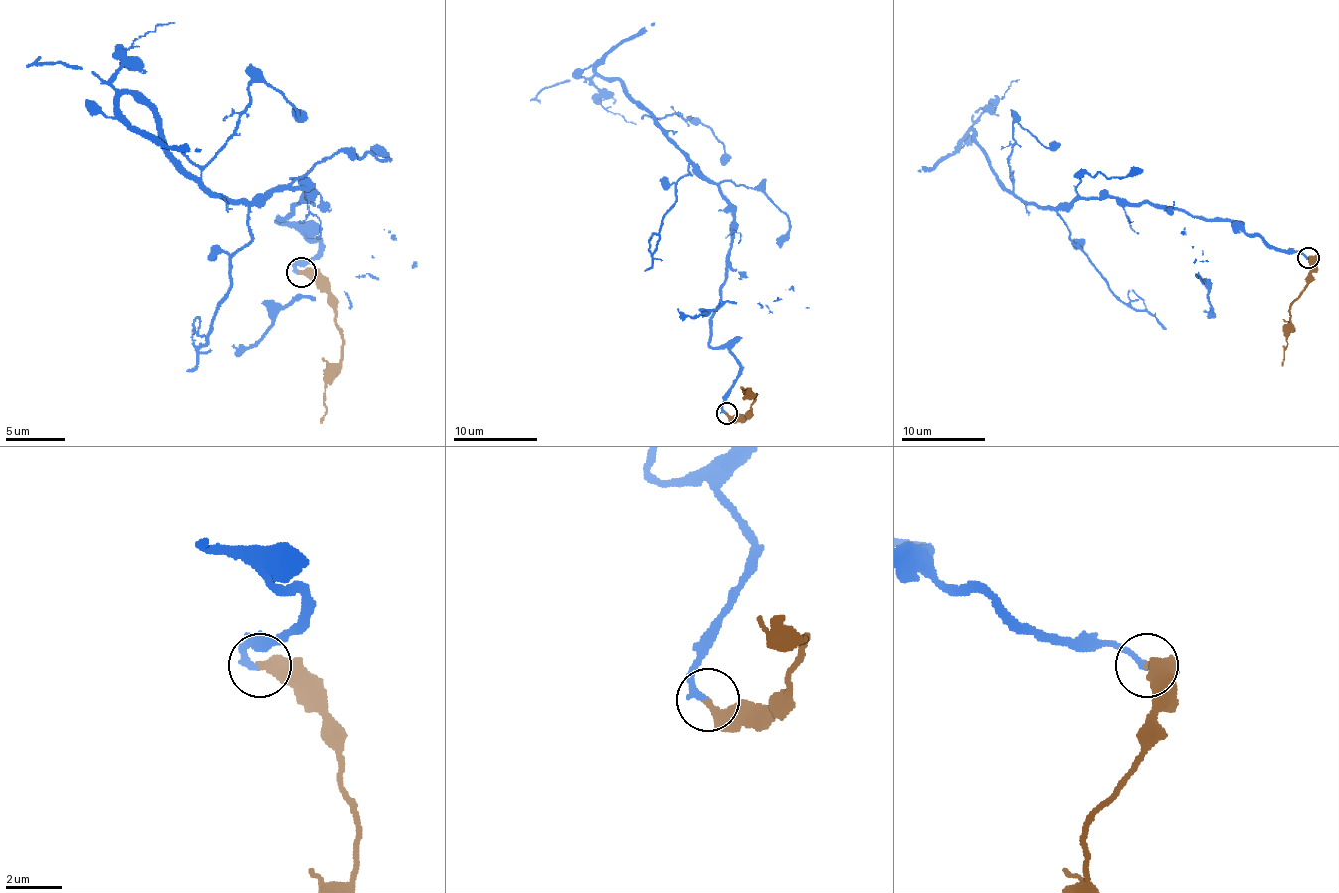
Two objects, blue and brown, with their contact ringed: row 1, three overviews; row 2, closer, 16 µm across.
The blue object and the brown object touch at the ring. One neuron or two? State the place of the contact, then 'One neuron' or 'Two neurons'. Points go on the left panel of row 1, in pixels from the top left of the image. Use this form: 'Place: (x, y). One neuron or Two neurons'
Place: (301, 272). One neuron

